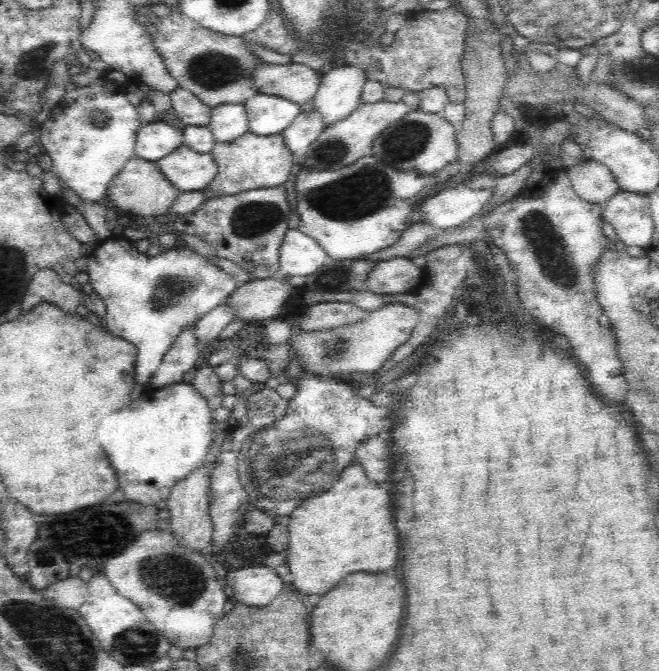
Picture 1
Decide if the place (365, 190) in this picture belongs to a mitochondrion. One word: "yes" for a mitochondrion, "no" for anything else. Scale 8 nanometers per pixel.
yes

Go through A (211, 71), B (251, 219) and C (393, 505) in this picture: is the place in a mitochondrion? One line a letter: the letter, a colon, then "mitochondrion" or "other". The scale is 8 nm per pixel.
A: mitochondrion
B: mitochondrion
C: other

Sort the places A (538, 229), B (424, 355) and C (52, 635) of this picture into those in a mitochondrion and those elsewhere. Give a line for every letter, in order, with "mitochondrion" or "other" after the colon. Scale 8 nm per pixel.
A: mitochondrion
B: other
C: mitochondrion

